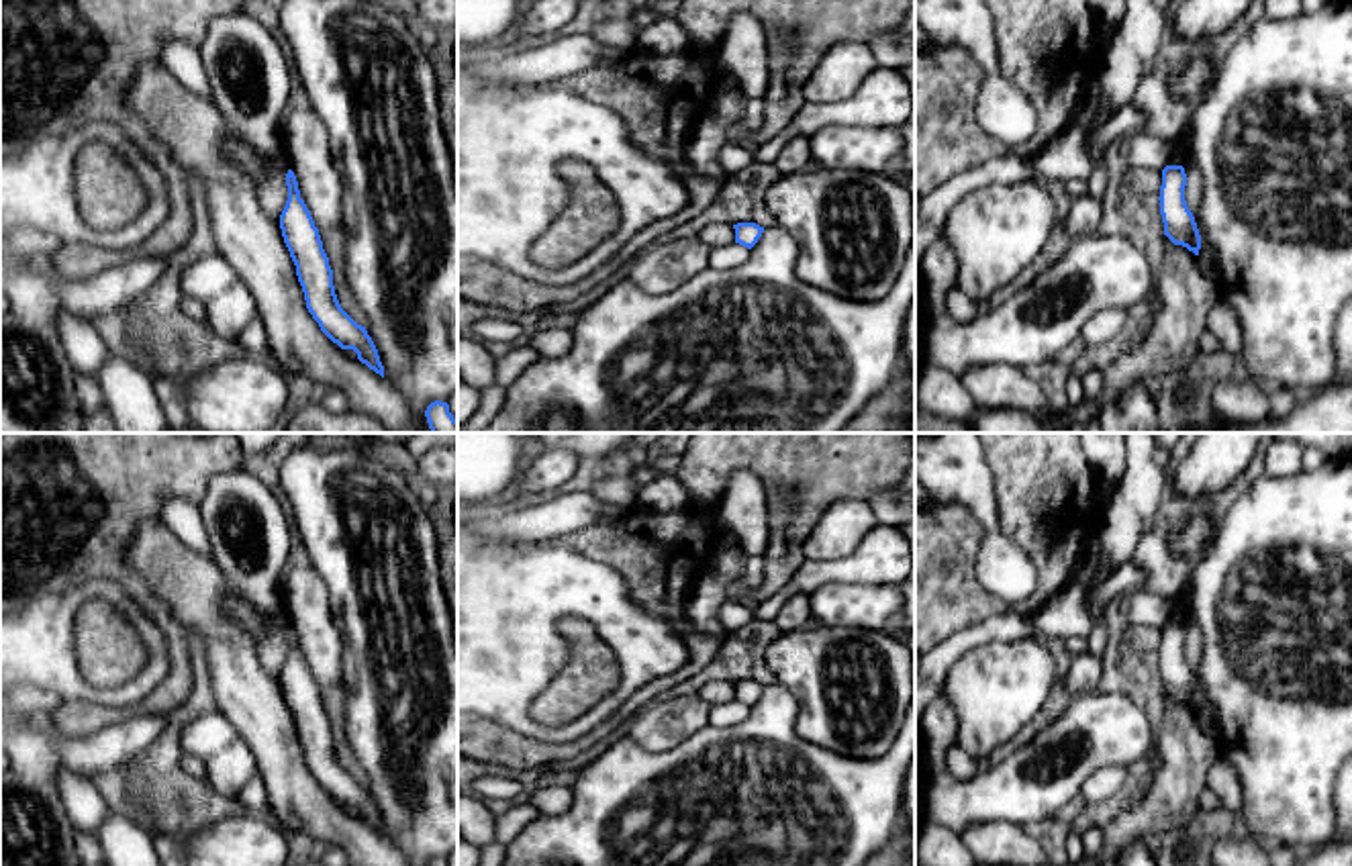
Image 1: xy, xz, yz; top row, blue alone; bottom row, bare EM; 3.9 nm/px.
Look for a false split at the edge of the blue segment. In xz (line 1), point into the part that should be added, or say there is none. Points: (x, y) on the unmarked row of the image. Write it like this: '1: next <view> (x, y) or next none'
1: next none

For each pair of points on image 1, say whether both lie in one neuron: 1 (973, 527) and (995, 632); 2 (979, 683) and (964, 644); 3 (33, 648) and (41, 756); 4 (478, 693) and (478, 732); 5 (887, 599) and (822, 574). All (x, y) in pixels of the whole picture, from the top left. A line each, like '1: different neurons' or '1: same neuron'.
1: different neurons
2: different neurons
3: different neurons
4: different neurons
5: different neurons

